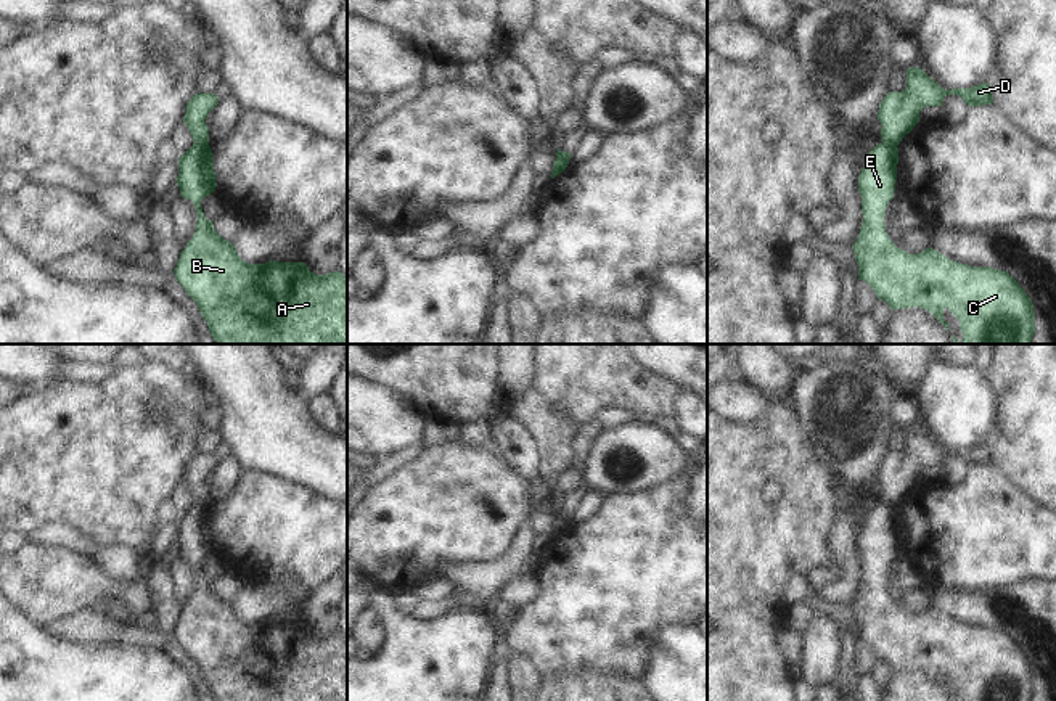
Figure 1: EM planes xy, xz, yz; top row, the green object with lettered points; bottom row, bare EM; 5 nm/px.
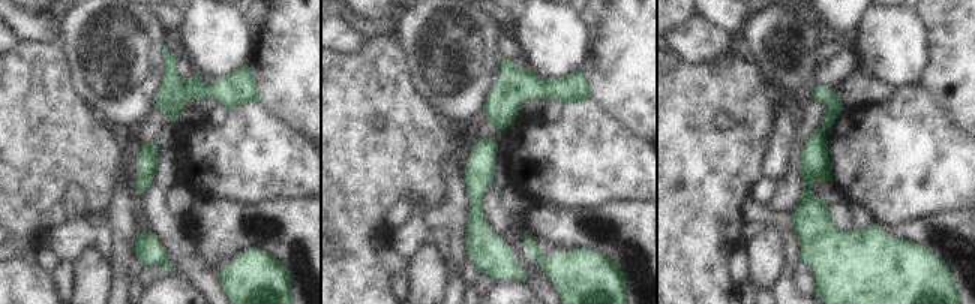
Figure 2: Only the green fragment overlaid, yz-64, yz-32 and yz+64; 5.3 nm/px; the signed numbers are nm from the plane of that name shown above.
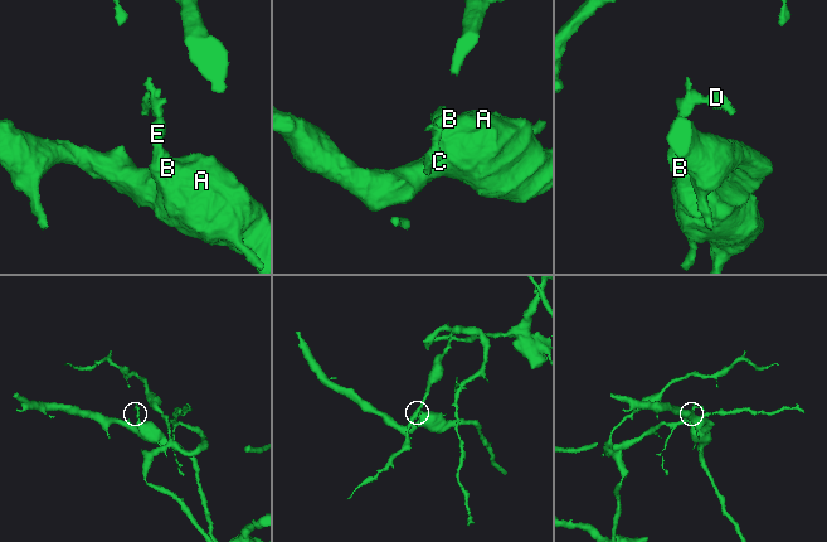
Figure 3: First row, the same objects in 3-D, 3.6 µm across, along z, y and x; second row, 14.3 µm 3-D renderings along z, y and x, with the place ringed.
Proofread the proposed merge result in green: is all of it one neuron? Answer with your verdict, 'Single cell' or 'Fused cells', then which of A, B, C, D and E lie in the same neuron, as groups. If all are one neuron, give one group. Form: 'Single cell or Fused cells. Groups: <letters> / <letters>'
Fused cells. Groups: A B C E / D.

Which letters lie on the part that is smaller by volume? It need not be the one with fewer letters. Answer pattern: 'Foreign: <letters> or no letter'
Foreign: D

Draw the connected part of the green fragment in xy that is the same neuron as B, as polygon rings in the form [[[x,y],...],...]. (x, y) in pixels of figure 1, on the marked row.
[[[209,141],[194,143],[178,159],[177,185],[180,196],[191,199],[198,214],[196,232],[180,252],[174,269],[177,281],[196,302],[215,344],[347,344],[347,278],[341,272],[317,275],[309,270],[305,262],[248,264],[233,243],[223,240],[207,220],[201,201],[215,191],[214,154]]]

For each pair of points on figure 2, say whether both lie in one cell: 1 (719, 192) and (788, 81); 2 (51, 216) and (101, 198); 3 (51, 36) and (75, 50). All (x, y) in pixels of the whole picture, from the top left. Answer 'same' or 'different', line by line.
1: different
2: different
3: different

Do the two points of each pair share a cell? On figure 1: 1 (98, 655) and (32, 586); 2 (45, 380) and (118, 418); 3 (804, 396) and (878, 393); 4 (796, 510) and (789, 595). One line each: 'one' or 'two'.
1: two
2: two
3: one
4: two

